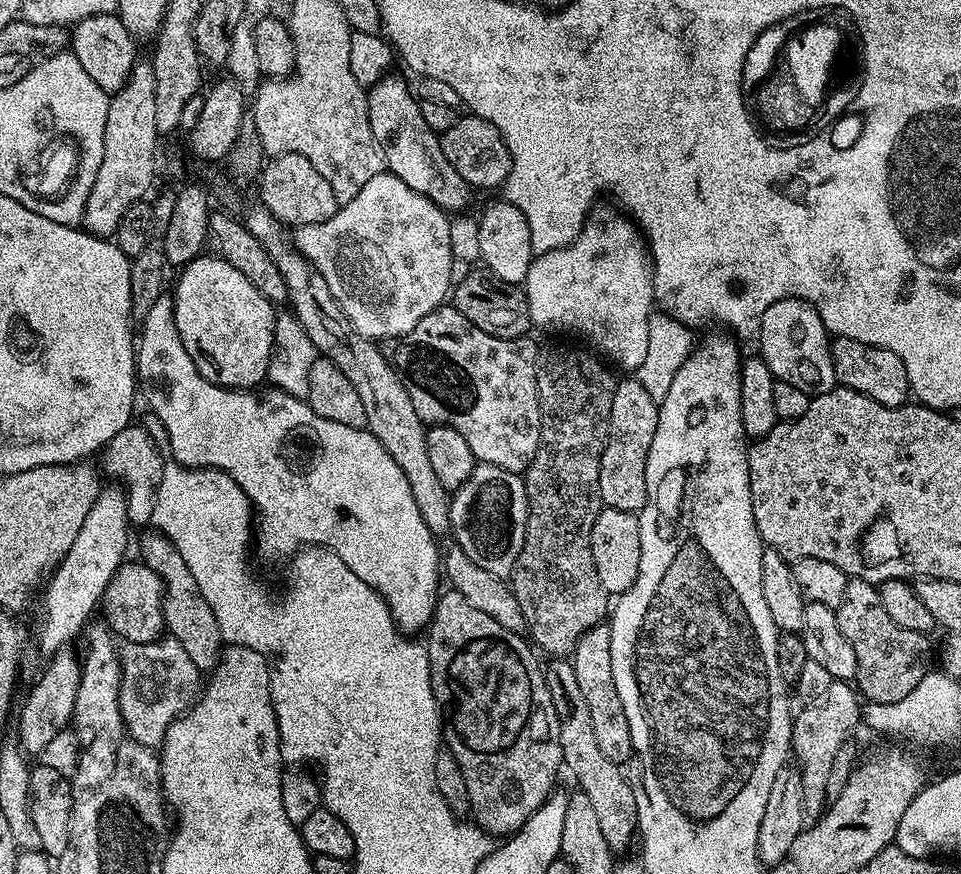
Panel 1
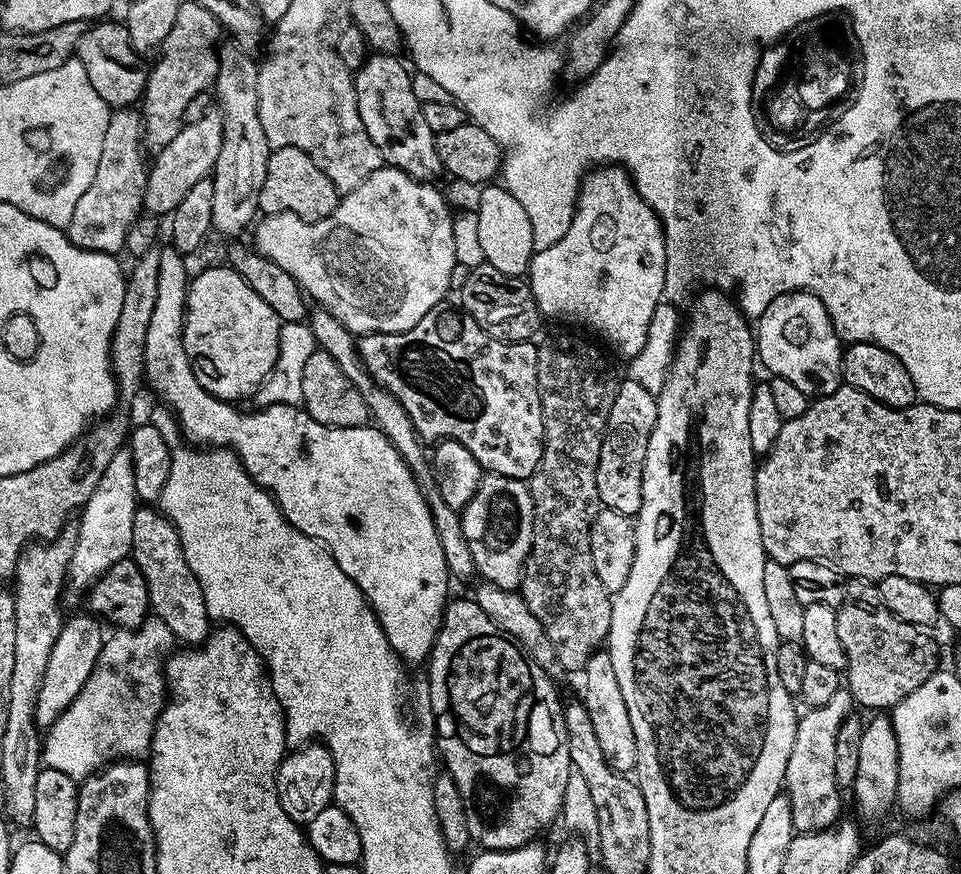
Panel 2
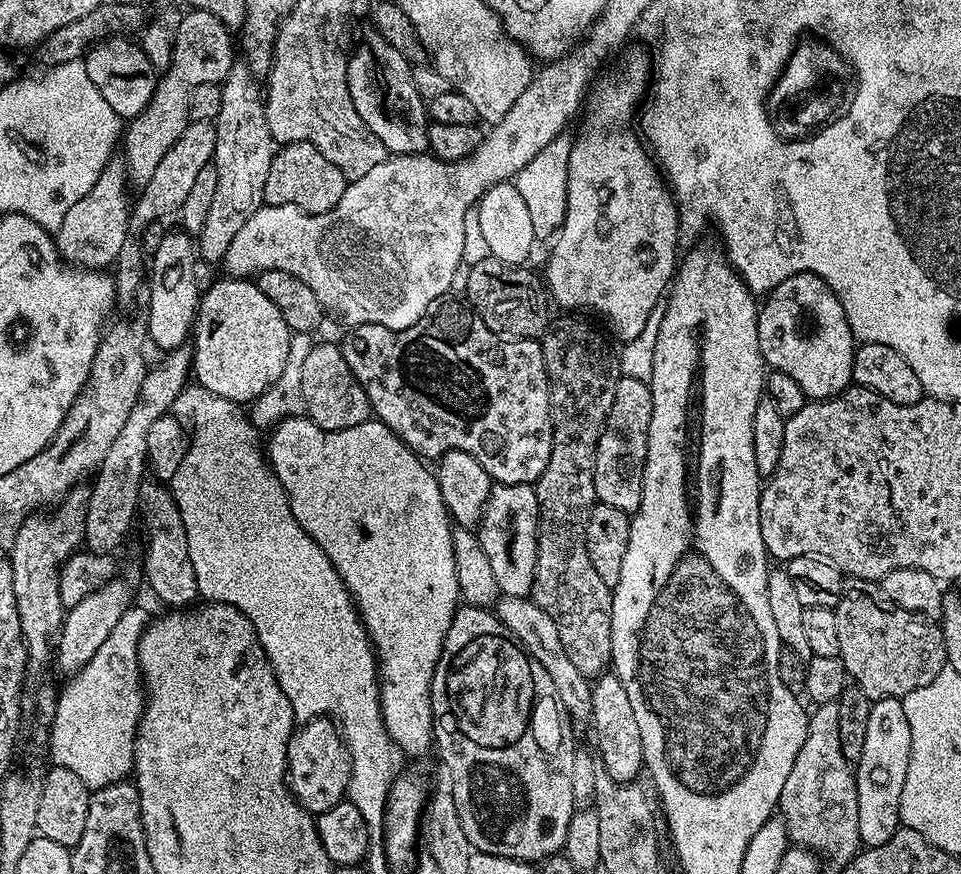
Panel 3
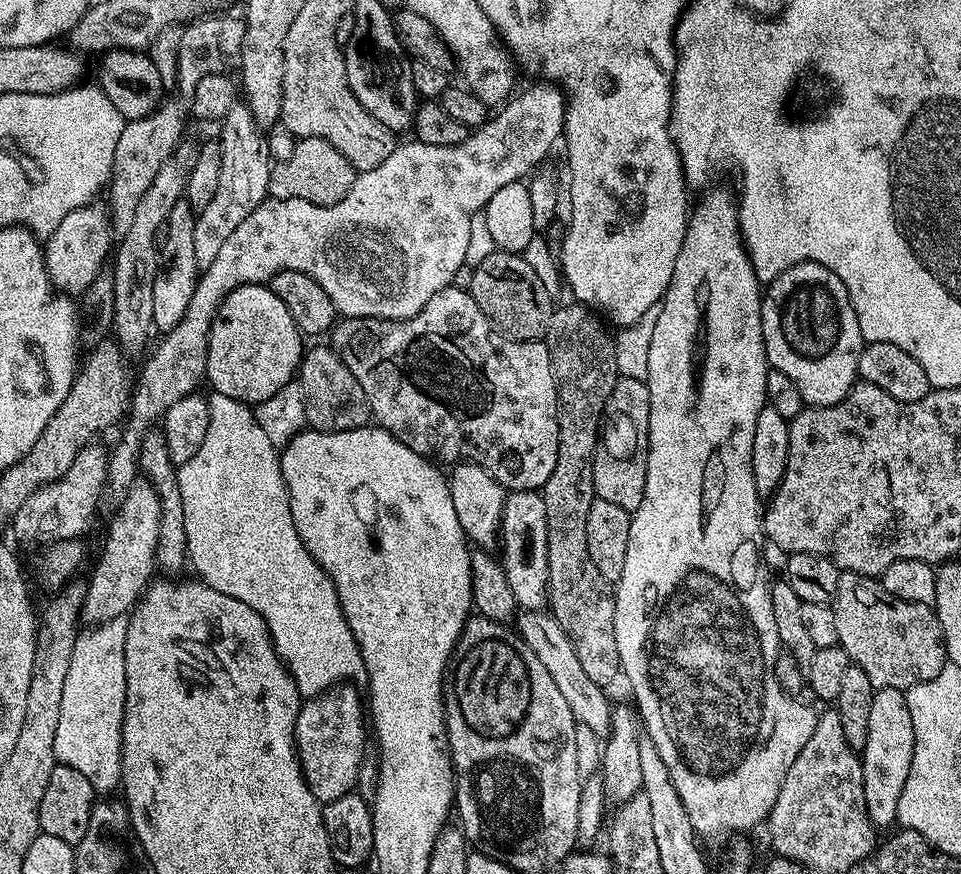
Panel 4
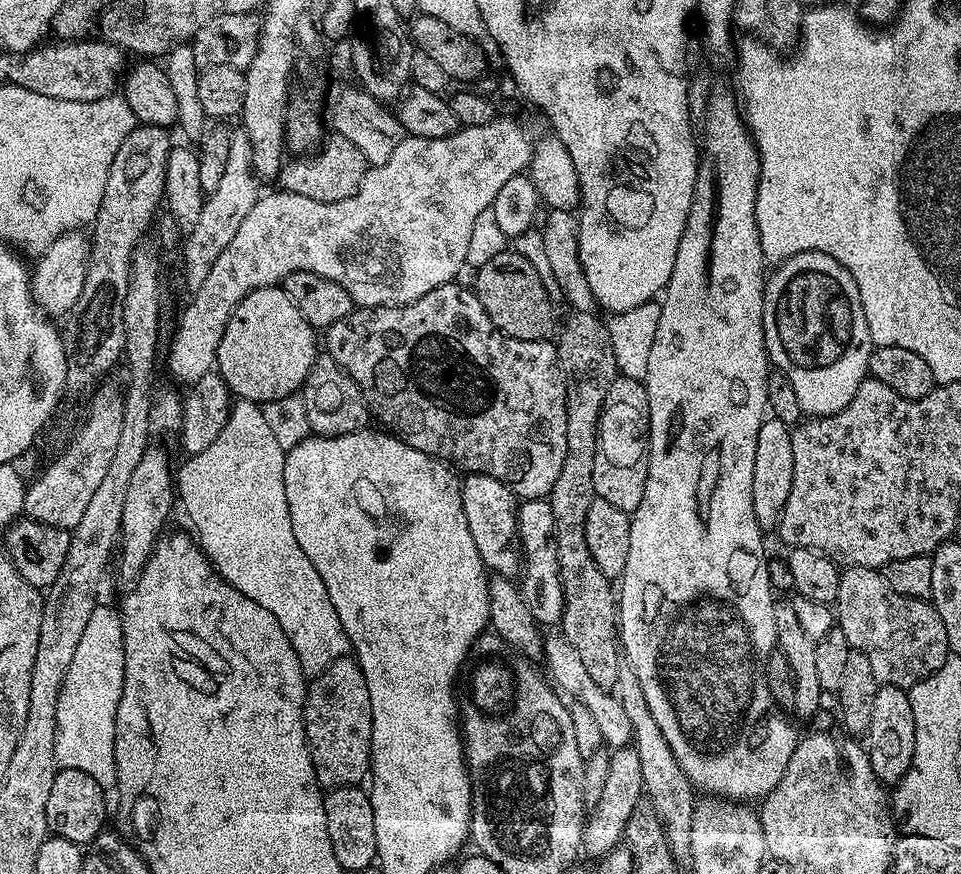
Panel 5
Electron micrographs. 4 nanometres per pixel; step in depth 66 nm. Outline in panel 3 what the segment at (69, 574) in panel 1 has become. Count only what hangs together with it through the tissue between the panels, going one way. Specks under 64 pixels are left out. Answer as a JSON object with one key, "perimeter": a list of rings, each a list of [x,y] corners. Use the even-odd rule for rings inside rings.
{"perimeter":[[[181,346],[171,349],[160,365],[149,367],[144,375],[140,400],[130,410],[130,418],[126,418],[126,426],[122,426],[122,434],[114,438],[106,458],[102,458],[100,467],[94,473],[88,494],[86,510],[86,534],[84,539],[87,547],[97,554],[108,554],[124,540],[124,535],[138,516],[140,502],[140,485],[146,479],[148,451],[146,450],[146,434],[160,416],[169,415],[176,399],[184,391],[192,372],[191,347]]]}

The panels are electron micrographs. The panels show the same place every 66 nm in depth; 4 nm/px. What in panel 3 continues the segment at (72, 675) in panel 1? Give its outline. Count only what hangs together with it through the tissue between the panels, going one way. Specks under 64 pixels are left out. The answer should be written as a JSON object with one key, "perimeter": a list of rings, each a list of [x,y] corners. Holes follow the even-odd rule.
{"perimeter":[[[114,578],[110,583],[103,584],[94,590],[78,606],[67,609],[64,613],[64,622],[60,625],[58,643],[54,648],[54,664],[67,674],[74,674],[94,656],[98,646],[106,642],[110,630],[121,627],[124,615],[132,604],[132,584],[128,580]]]}

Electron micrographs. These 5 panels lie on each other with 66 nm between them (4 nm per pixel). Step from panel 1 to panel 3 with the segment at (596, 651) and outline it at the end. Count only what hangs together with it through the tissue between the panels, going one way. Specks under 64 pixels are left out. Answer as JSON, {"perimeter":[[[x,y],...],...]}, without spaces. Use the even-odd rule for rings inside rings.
{"perimeter":[[[609,670],[604,675],[595,677],[592,684],[591,724],[596,731],[595,751],[598,753],[602,771],[611,780],[617,780],[619,784],[633,783],[637,779],[636,775],[645,771],[642,734],[638,734],[638,722],[634,718],[633,708],[630,707],[626,686],[622,686],[615,671]]]}

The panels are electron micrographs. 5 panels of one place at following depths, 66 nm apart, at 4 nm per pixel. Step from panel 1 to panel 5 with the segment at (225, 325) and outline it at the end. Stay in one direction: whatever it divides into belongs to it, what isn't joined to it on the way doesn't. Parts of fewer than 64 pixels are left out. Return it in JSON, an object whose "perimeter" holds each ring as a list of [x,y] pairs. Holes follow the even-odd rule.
{"perimeter":[[[283,287],[254,290],[241,298],[230,314],[226,330],[222,330],[222,342],[218,342],[214,368],[226,382],[233,397],[263,405],[270,400],[297,395],[303,389],[318,355],[316,344],[318,348],[317,329],[312,328],[306,318],[302,318],[302,313],[294,307],[294,302],[286,298]]]}

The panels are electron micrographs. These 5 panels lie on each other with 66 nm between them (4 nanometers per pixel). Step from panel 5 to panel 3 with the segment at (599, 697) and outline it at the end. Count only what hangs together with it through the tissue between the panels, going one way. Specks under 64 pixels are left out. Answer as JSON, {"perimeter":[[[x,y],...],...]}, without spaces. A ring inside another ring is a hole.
{"perimeter":[[[501,595],[494,605],[498,619],[518,638],[522,647],[538,662],[542,662],[542,670],[550,674],[550,682],[554,682],[554,690],[558,690],[558,698],[562,698],[562,706],[568,711],[573,721],[587,721],[592,714],[592,684],[589,677],[577,670],[574,662],[566,658],[566,646],[562,646],[562,638],[558,638],[558,626],[546,610],[542,610],[535,600],[528,596]]]}

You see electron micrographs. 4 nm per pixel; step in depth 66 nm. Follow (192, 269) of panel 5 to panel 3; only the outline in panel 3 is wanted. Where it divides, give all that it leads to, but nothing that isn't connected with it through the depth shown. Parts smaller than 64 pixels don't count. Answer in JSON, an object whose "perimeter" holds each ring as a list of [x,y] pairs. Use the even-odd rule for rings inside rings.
{"perimeter":[[[233,63],[228,77],[220,84],[220,109],[214,123],[216,141],[212,163],[218,170],[218,190],[210,214],[206,214],[206,226],[198,234],[198,256],[201,261],[220,262],[230,242],[234,242],[234,234],[242,230],[246,218],[264,203],[266,174],[270,174],[270,162],[278,147],[266,122],[261,81],[247,63]]]}

